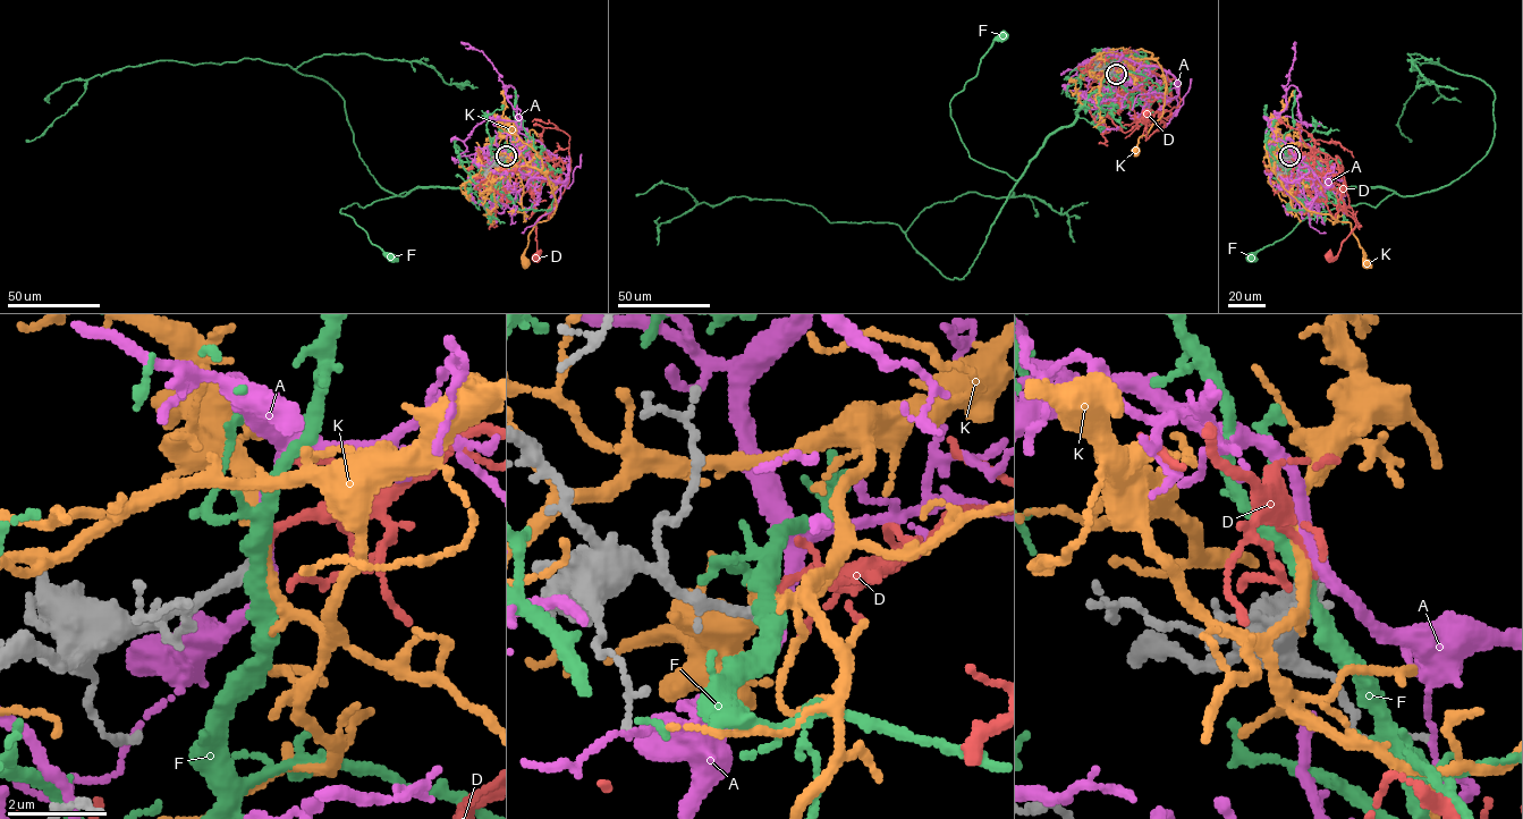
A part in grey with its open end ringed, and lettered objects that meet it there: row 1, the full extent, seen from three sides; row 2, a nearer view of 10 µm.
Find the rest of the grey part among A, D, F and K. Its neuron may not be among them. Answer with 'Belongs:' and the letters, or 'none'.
Belongs: none

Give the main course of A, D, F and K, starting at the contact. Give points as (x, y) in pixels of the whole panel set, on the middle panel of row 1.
A: (1116, 74), (1119, 57), (1158, 66), (1178, 93), (1130, 53), (1131, 67), (1116, 70), (1125, 86), (1127, 70)
D: (1116, 74), (1128, 68), (1136, 86), (1152, 98), (1152, 119), (1165, 126), (1145, 140), (1147, 111)
F: (1116, 74), (1111, 92), (1051, 134), (1014, 179), (971, 158), (950, 112), (952, 99), (1001, 35)
K: (1116, 74), (1131, 56), (1155, 59), (1165, 79), (1162, 115), (1139, 140), (1134, 148), (1136, 151)

